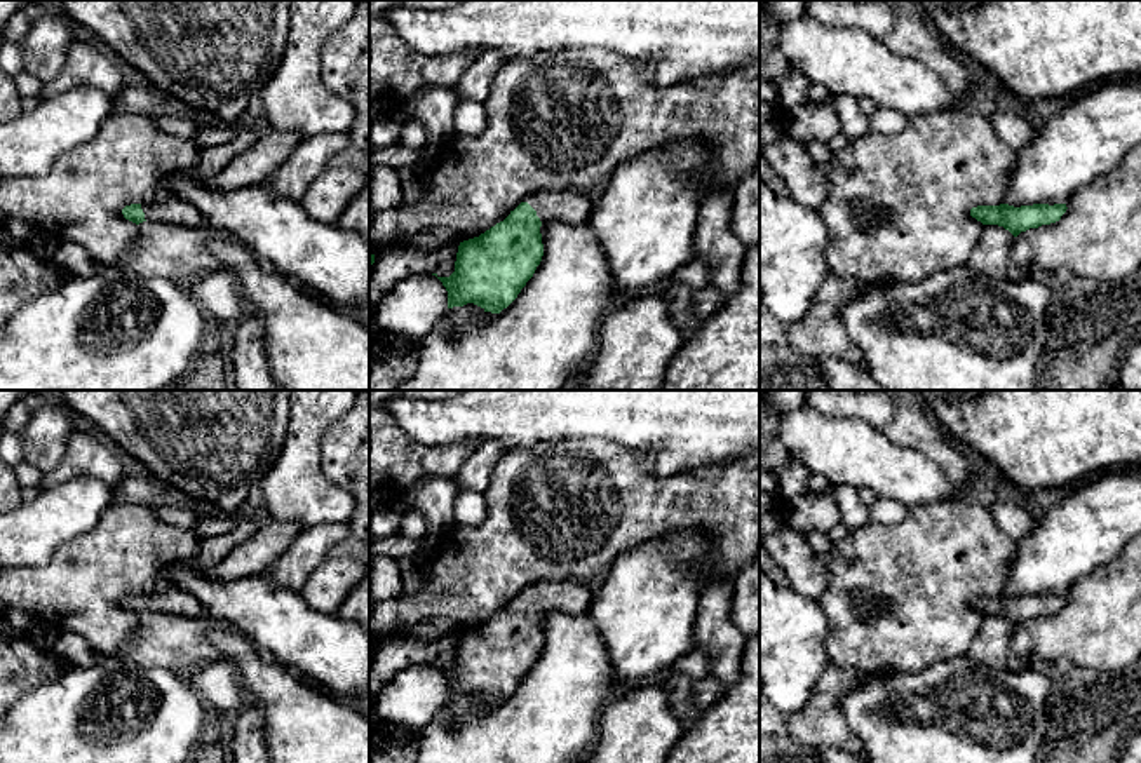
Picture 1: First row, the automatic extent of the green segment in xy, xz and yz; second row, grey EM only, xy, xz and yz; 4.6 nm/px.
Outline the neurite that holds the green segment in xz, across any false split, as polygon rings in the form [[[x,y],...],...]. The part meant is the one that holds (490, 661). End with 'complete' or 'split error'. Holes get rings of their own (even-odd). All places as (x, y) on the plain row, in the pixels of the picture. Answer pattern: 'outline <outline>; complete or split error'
outline [[[540,580],[526,587],[503,611],[460,632],[455,662],[437,667],[448,681],[448,699],[474,693],[484,702],[500,704],[542,652],[542,613],[584,615],[591,603],[591,589],[573,580]]]; split error

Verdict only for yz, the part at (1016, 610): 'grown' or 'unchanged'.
unchanged

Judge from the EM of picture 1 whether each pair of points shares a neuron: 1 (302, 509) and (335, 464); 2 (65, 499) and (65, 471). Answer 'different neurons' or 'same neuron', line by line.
1: different neurons
2: different neurons

